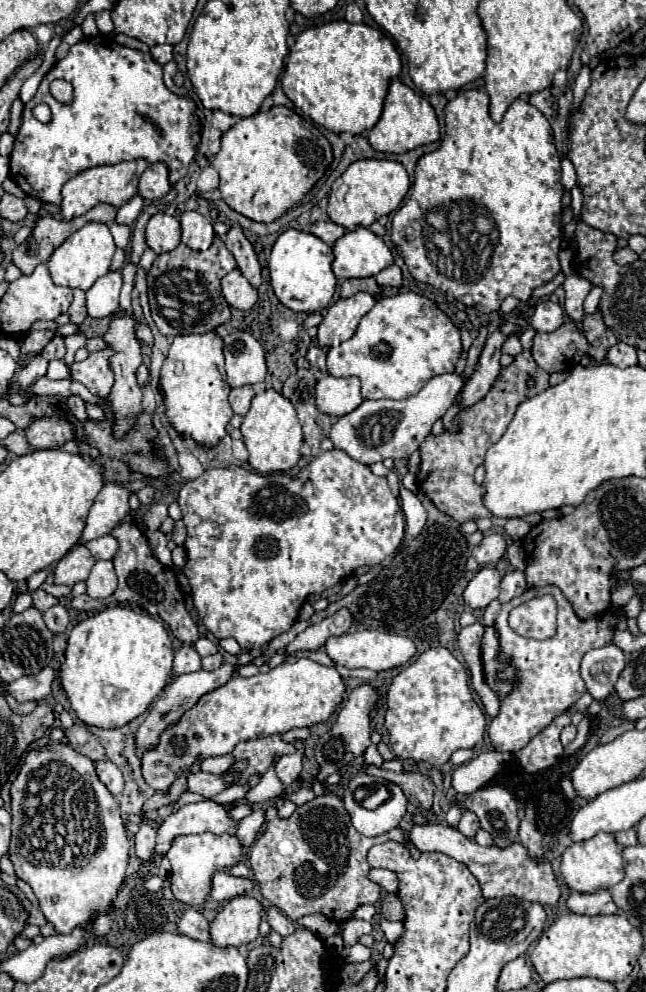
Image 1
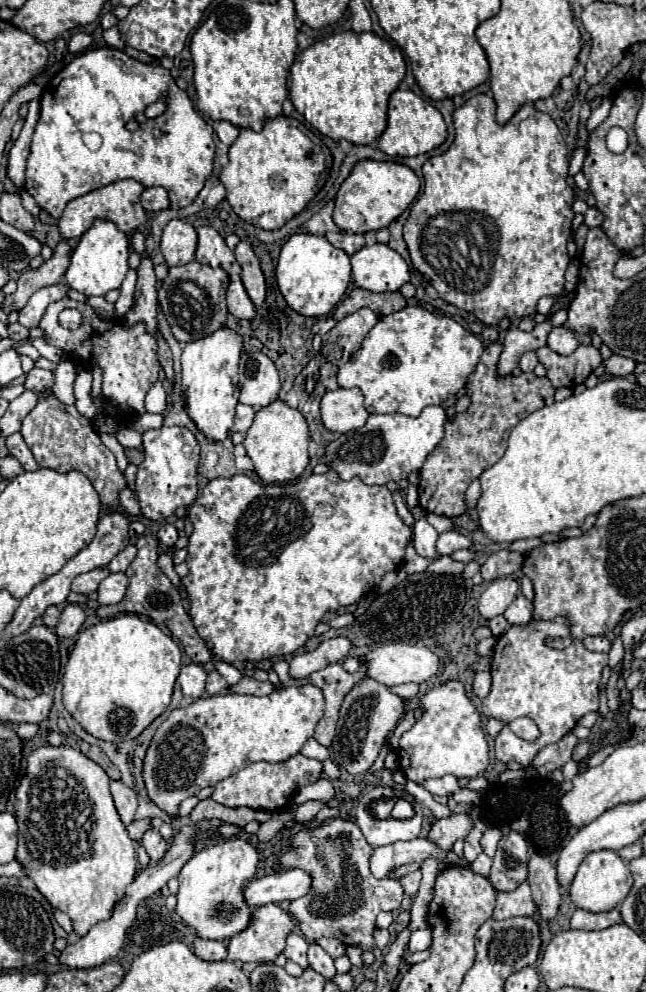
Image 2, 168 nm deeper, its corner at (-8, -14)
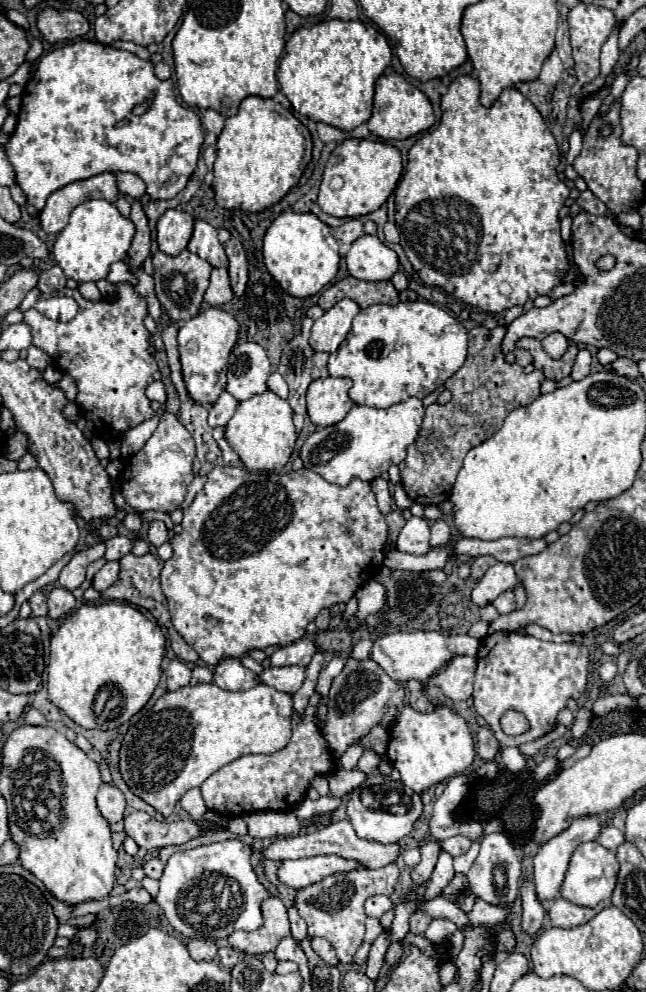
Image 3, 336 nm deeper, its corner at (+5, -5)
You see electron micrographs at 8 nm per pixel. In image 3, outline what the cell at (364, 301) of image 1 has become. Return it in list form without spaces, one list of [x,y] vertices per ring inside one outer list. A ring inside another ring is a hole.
[[[350,298],[340,300],[334,304],[322,318],[318,318],[312,326],[310,334],[310,346],[314,348],[314,366],[312,366],[312,378],[326,378],[328,376],[328,354],[336,352],[340,342],[346,338],[346,334],[352,328],[354,316],[360,312],[358,304]]]

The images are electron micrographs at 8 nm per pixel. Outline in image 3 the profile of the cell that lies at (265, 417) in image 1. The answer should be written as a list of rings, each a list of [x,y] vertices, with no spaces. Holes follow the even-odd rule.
[[[270,390],[252,396],[250,400],[238,404],[234,416],[226,424],[224,438],[232,446],[232,450],[240,456],[240,460],[248,470],[280,470],[288,462],[296,444],[292,408],[284,398],[276,396]]]

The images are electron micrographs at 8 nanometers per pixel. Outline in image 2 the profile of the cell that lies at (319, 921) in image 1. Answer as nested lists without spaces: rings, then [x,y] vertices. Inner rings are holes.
[[[327,937],[317,939],[317,945],[321,945],[321,947],[323,947],[323,949],[333,957],[333,959],[345,955],[345,949],[347,949],[341,941],[337,941],[337,939],[327,939]]]

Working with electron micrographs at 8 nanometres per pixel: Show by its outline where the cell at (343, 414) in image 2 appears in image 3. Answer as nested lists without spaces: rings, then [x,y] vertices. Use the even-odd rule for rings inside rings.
[[[320,378],[308,386],[306,402],[308,416],[316,426],[332,426],[338,424],[354,406],[348,398],[348,390],[352,388],[350,378]]]

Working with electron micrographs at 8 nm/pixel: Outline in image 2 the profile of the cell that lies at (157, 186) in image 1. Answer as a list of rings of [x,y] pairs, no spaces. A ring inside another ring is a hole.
[[[147,187],[141,195],[141,203],[143,203],[145,211],[159,213],[169,207],[169,193],[165,187]]]

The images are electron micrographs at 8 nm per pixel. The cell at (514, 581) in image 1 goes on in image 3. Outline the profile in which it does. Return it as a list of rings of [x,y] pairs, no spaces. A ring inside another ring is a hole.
[[[506,590],[502,592],[494,602],[492,606],[498,610],[498,614],[508,614],[514,610],[514,592],[512,590]]]

